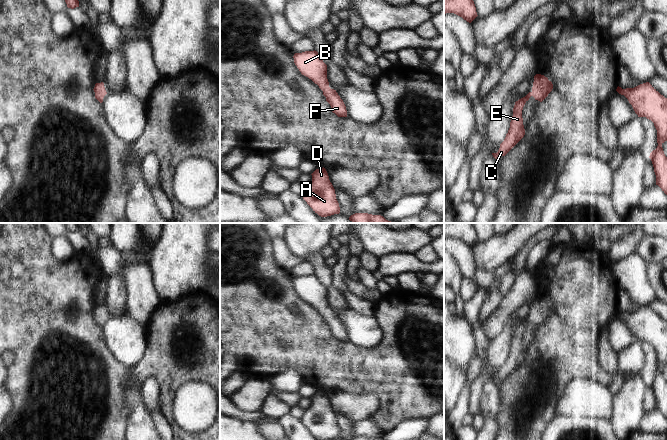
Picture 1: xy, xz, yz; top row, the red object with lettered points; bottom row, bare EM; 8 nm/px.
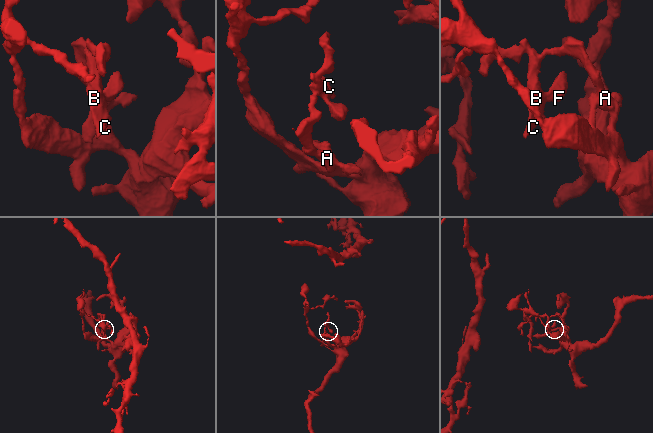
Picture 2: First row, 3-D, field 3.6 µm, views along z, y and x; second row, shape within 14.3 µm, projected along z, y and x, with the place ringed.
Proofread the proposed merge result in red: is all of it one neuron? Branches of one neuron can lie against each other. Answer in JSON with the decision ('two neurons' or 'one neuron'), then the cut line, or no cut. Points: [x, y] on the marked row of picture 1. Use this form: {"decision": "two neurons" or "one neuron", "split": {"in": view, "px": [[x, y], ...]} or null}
{"decision": "one neuron", "split": null}

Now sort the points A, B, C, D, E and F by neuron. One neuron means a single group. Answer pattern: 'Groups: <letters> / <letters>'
Groups: A B C D E F.

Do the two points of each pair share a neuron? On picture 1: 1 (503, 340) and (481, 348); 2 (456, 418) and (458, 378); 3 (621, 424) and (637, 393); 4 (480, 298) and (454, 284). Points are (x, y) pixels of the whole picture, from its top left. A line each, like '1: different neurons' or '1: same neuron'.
1: different neurons
2: different neurons
3: same neuron
4: different neurons

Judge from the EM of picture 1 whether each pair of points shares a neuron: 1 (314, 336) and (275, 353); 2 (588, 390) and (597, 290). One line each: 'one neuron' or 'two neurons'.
1: one neuron
2: two neurons

